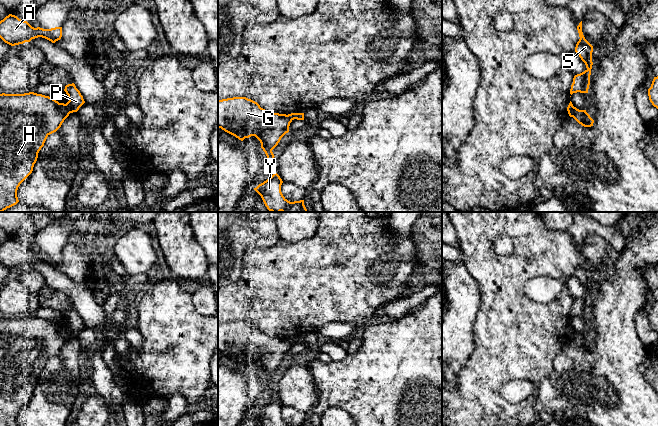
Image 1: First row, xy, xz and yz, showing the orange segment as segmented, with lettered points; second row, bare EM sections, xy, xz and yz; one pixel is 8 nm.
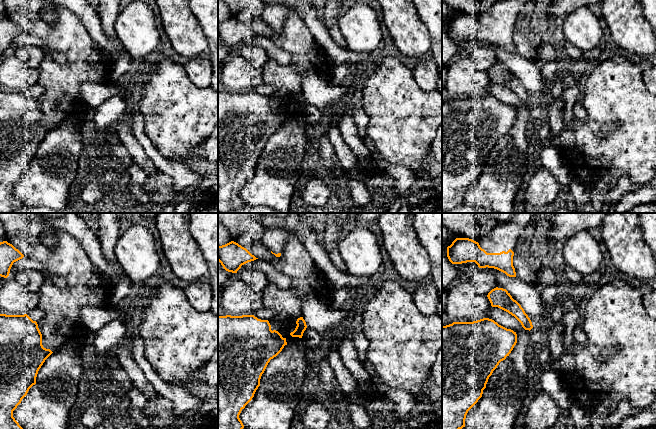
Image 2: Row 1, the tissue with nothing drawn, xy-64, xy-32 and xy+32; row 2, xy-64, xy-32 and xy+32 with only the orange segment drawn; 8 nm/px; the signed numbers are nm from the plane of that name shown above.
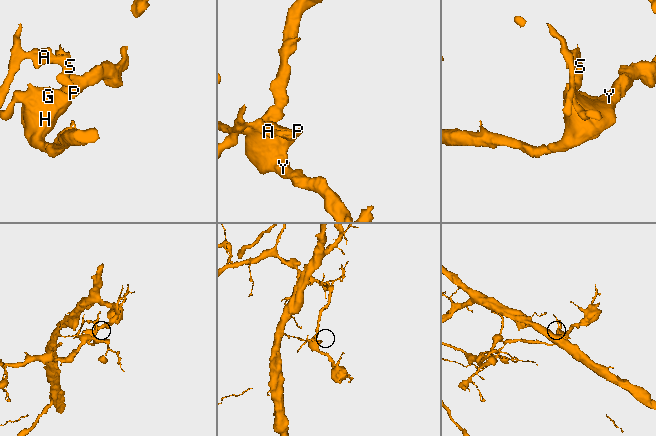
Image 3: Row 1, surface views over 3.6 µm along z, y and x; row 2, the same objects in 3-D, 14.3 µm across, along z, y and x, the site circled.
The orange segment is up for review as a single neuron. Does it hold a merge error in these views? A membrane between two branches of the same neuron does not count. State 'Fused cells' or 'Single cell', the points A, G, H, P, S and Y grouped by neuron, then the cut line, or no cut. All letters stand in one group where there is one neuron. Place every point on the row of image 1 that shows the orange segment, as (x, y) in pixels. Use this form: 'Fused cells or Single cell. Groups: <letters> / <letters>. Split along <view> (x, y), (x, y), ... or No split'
Fused cells. Groups: A P S / G H Y. Split along xy (64, 104), (69, 113)

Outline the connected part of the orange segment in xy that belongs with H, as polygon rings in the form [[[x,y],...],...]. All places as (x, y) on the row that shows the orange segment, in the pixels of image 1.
[[[34,92],[0,94],[0,212],[16,205],[17,190],[32,173],[47,137],[69,116],[64,103]]]

